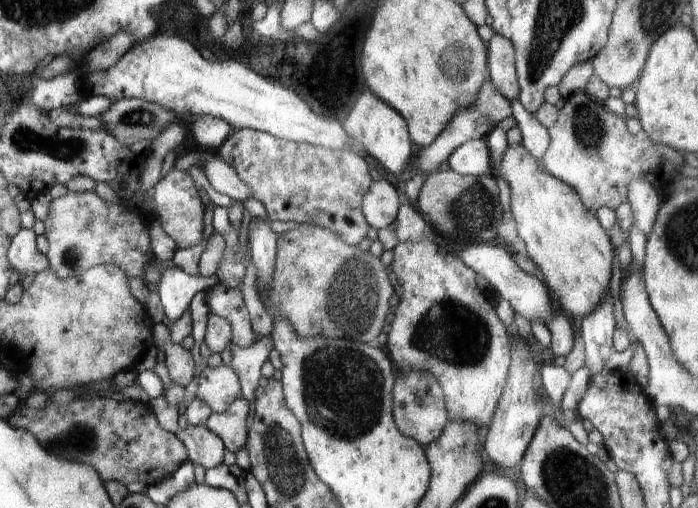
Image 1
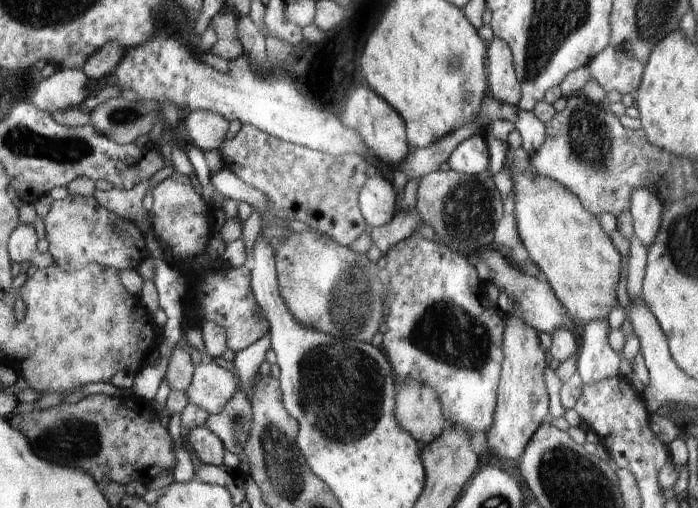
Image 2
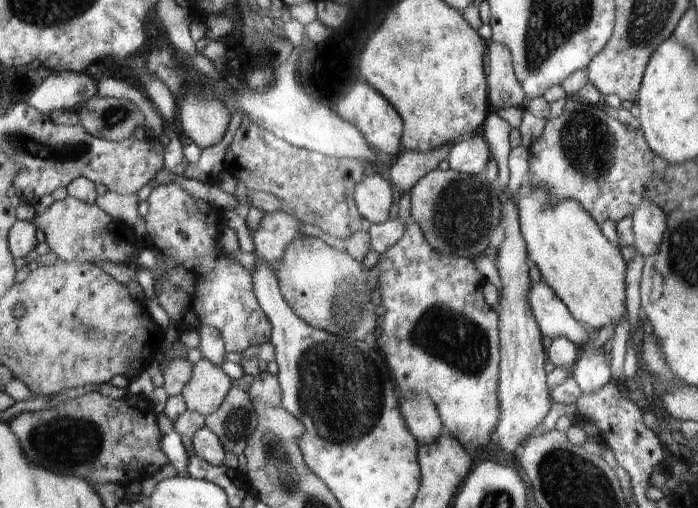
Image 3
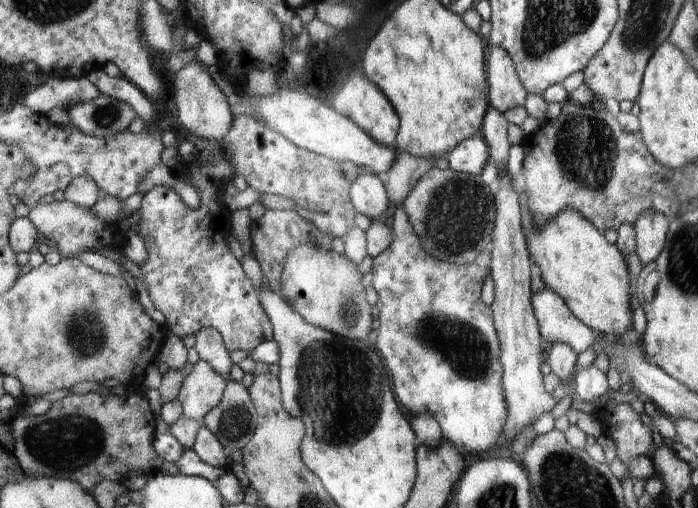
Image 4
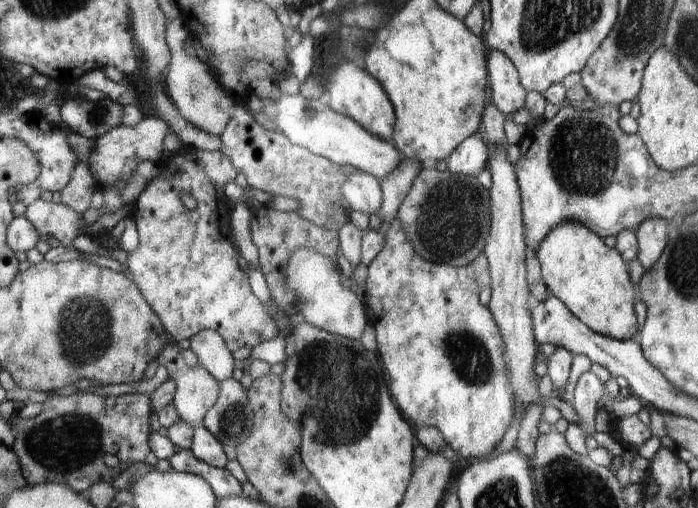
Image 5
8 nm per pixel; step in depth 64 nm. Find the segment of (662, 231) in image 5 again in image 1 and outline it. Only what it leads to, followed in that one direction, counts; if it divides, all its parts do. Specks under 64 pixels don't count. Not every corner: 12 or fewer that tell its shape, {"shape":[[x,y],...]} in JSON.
{"shape":[[636,177],[627,201],[635,222],[647,236],[661,200],[646,177]]}

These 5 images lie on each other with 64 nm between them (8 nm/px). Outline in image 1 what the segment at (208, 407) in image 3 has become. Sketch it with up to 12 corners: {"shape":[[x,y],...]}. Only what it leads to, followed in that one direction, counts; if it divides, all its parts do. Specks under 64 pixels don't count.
{"shape":[[205,366],[197,397],[223,413],[242,393],[229,366]]}

